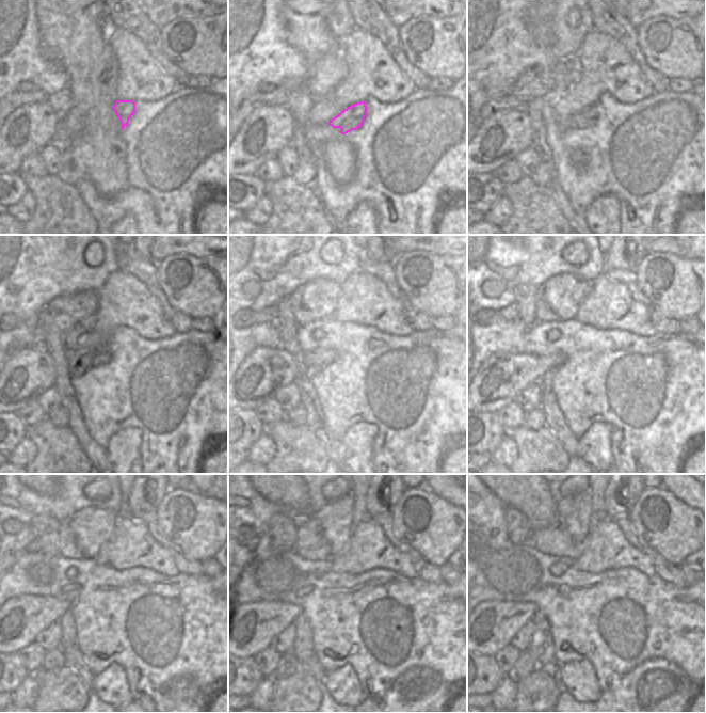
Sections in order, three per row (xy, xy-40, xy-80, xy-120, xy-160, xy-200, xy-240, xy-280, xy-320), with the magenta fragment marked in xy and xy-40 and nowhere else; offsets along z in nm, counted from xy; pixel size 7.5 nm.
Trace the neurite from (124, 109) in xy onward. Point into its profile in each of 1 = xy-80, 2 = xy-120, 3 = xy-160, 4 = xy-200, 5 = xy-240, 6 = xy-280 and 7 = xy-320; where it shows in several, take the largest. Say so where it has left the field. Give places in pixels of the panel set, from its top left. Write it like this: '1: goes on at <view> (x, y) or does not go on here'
1: goes on at xy-80 (587, 117)
2: goes on at xy-120 (102, 358)
3: goes on at xy-160 (308, 371)
4: goes on at xy-200 (545, 382)
5: goes on at xy-240 (66, 622)
6: goes on at xy-280 (302, 649)
7: goes on at xy-320 (542, 646)

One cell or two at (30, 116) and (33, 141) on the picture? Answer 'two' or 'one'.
one

